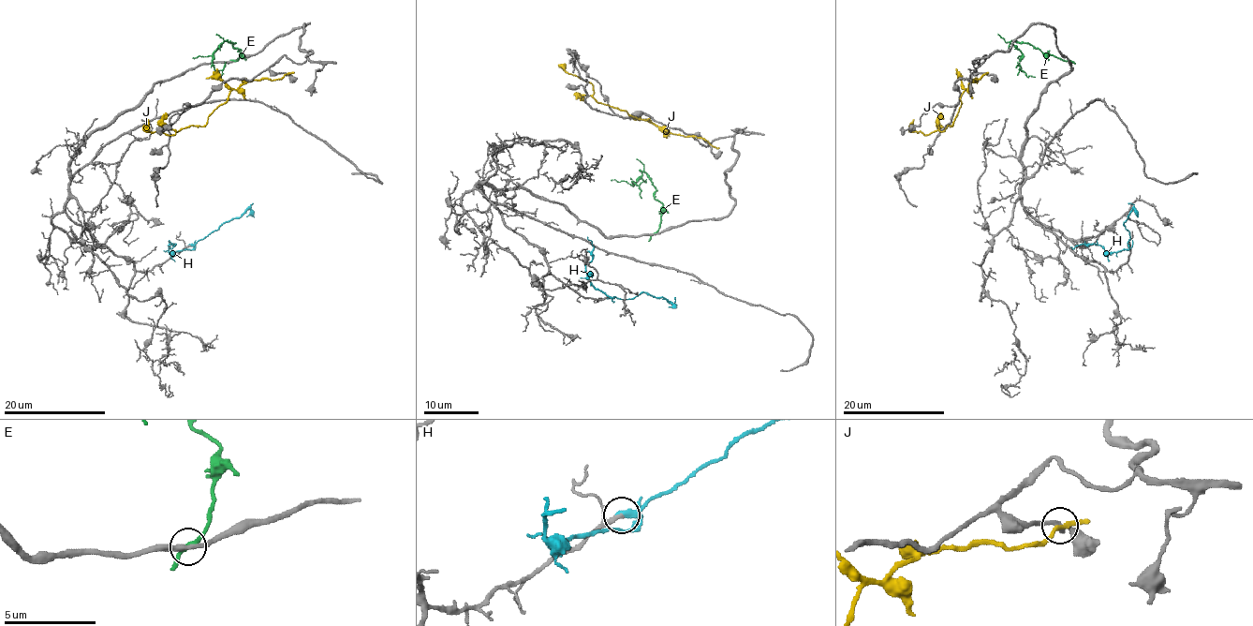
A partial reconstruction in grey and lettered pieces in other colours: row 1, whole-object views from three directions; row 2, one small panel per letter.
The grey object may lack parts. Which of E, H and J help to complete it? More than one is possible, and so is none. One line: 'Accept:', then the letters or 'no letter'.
Accept: H

